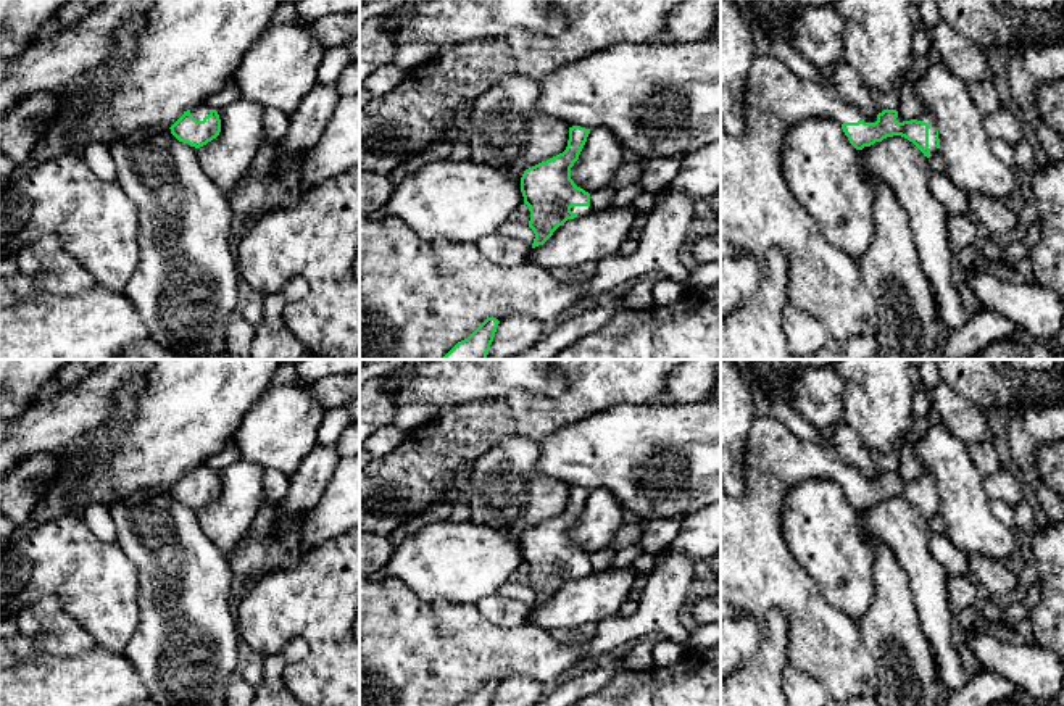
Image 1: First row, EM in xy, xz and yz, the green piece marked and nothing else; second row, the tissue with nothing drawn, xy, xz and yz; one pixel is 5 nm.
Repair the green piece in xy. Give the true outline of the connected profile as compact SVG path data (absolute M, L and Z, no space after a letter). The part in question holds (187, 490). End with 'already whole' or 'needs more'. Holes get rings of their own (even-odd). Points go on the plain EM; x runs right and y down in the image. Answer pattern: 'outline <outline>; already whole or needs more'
outline M198 464L184 472L169 490L179 503L200 509L219 496L221 480L216 471Z; needs more

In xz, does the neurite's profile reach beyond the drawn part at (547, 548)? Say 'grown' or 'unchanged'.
grown

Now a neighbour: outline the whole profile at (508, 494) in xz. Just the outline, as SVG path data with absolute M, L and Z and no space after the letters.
M519 434L472 463L471 522L506 534L521 545L526 530L567 508L569 487L537 471L540 448Z

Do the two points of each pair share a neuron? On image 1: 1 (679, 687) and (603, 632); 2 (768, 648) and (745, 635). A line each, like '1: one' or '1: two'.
1: two
2: two

